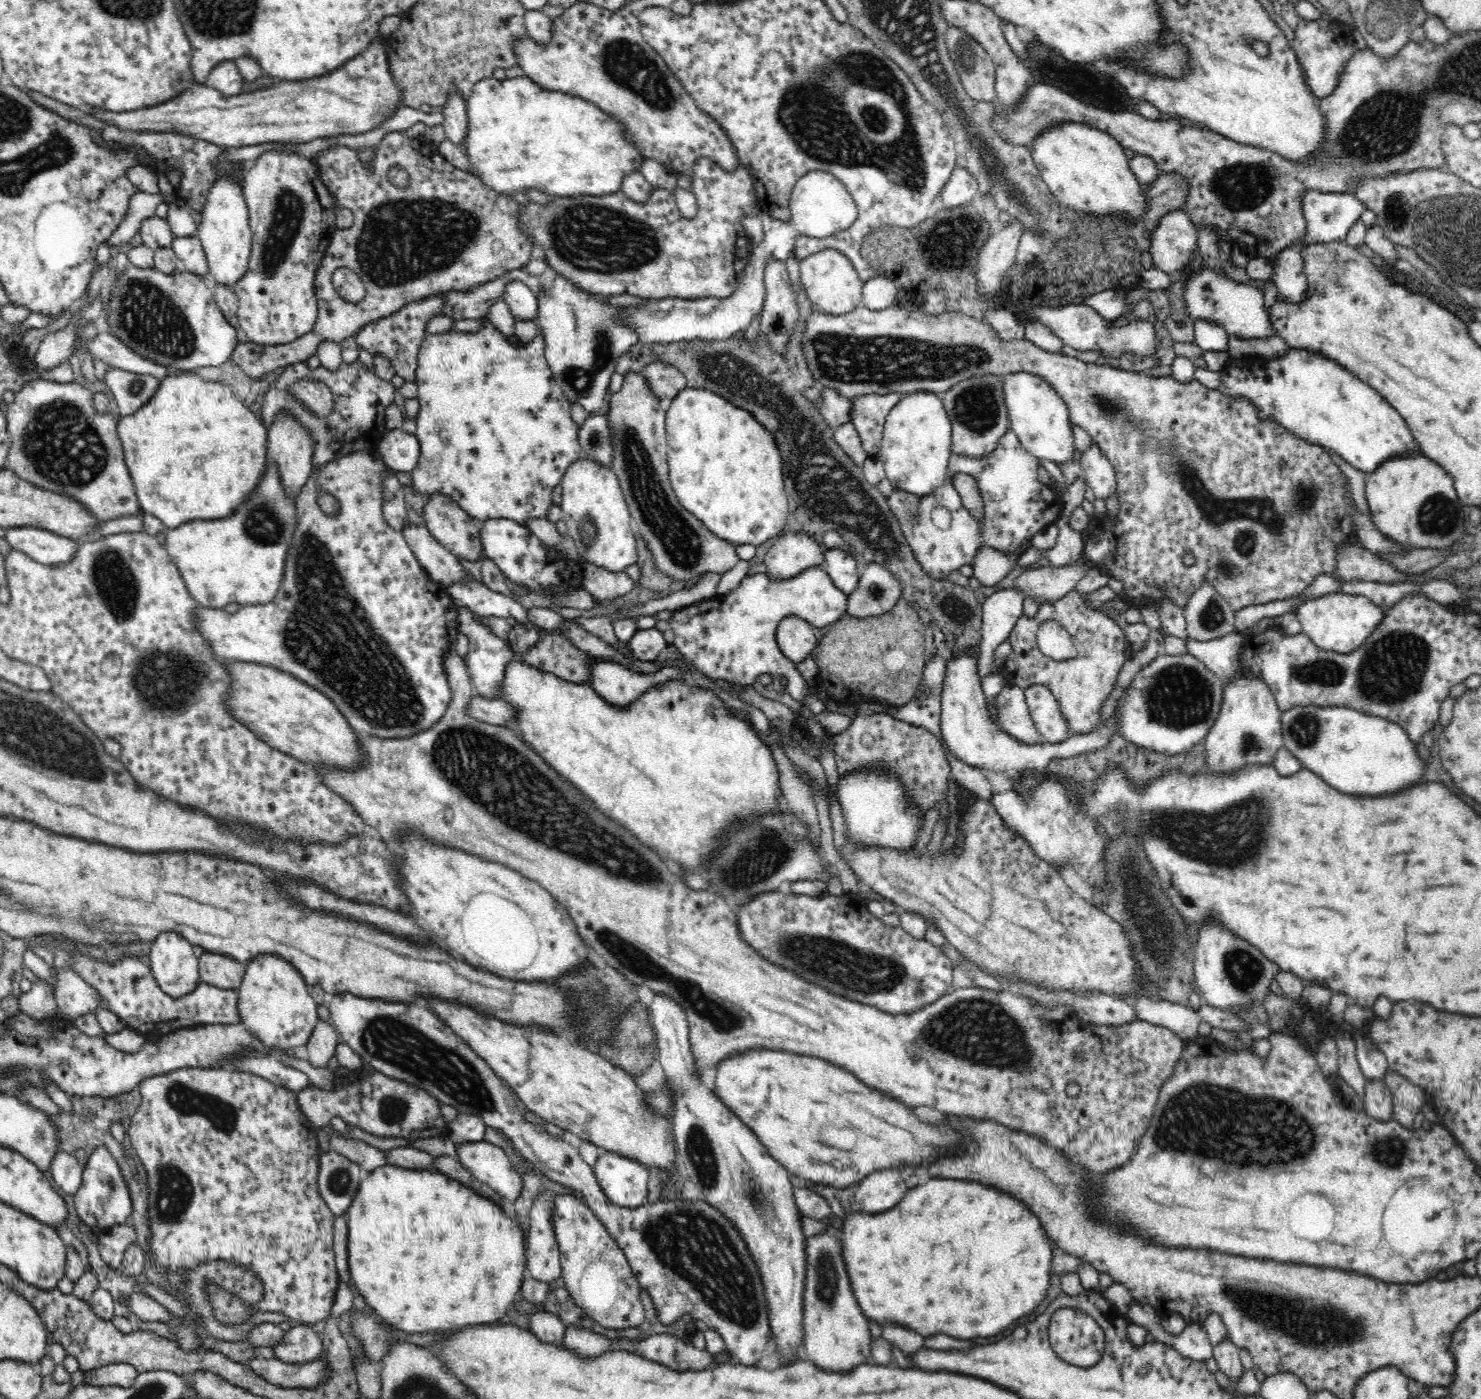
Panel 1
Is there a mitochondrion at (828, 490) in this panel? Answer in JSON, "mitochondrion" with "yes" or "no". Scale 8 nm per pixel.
{"mitochondrion":"yes"}

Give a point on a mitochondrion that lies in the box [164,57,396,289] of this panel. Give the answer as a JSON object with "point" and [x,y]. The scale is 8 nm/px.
{"point":[288,215]}

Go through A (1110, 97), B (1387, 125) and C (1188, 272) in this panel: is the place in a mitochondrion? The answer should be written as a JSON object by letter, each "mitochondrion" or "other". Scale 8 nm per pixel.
{"A":"other","B":"mitochondrion","C":"other"}

